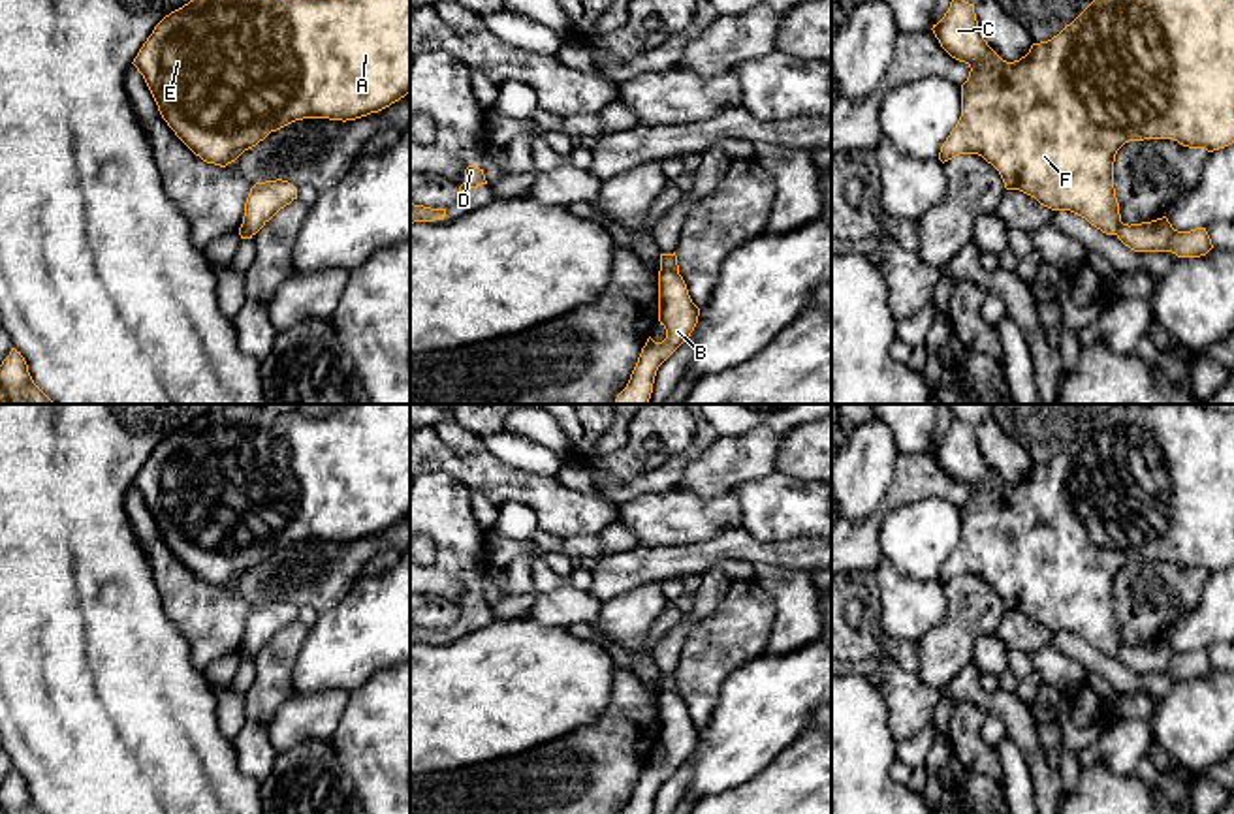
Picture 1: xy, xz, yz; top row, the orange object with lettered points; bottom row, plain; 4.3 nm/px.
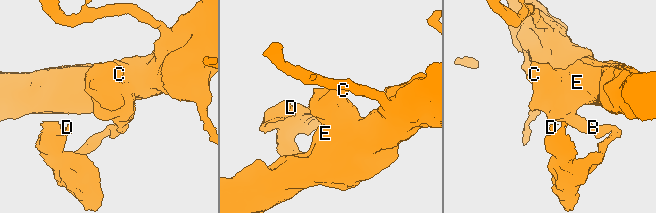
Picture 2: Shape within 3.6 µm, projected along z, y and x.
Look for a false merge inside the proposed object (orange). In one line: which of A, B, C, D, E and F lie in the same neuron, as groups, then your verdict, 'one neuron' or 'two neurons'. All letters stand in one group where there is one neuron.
A C E F / B D; two neurons

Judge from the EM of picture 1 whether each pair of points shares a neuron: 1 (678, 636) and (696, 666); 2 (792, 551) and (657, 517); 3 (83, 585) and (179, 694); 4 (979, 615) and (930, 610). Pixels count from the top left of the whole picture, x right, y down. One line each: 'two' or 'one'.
1: two
2: two
3: one
4: two

